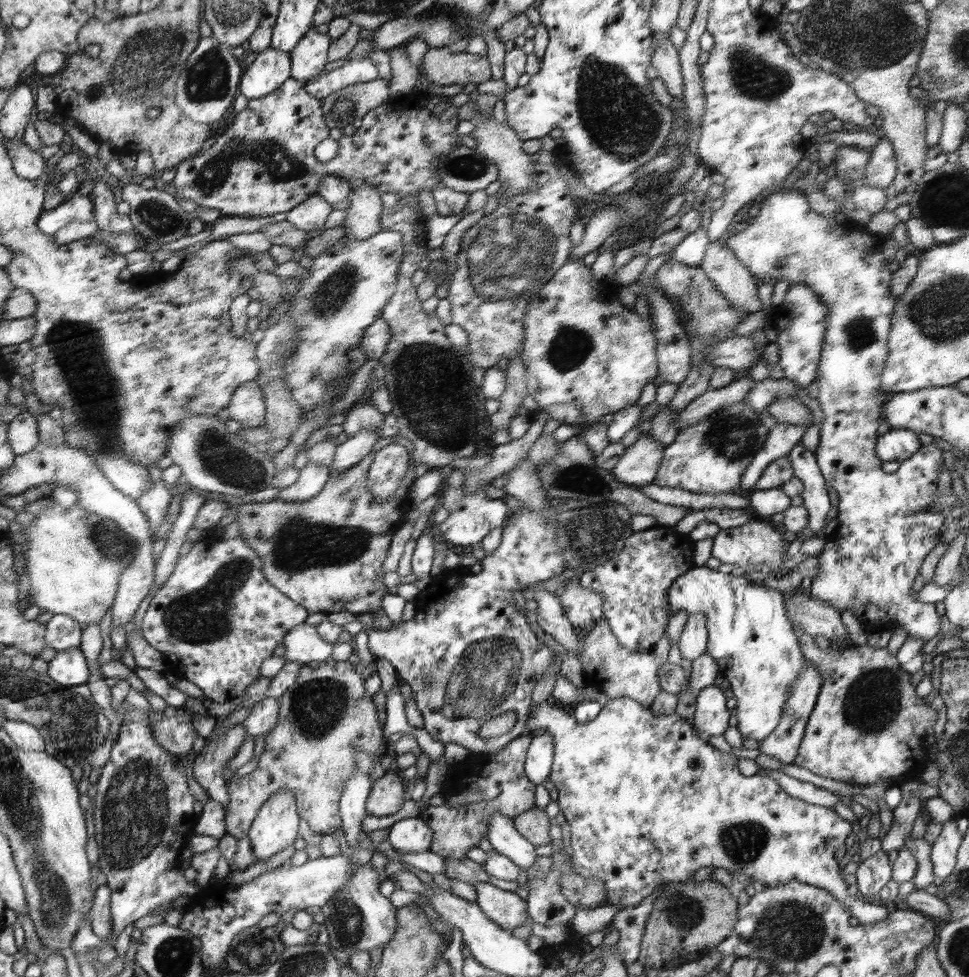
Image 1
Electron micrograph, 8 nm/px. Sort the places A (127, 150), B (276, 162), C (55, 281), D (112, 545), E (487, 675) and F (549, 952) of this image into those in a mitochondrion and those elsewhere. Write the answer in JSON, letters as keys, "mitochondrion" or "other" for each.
{"A":"other","B":"mitochondrion","C":"other","D":"mitochondrion","E":"mitochondrion","F":"other"}

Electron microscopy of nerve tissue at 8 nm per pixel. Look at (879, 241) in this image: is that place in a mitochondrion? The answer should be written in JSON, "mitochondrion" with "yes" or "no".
{"mitochondrion":"no"}

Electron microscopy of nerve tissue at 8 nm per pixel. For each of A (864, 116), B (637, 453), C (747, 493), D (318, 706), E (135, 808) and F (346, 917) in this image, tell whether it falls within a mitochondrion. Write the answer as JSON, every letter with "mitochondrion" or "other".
{"A":"other","B":"other","C":"other","D":"mitochondrion","E":"mitochondrion","F":"mitochondrion"}

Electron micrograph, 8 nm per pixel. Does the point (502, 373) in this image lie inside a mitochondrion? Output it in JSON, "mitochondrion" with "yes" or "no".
{"mitochondrion":"no"}

